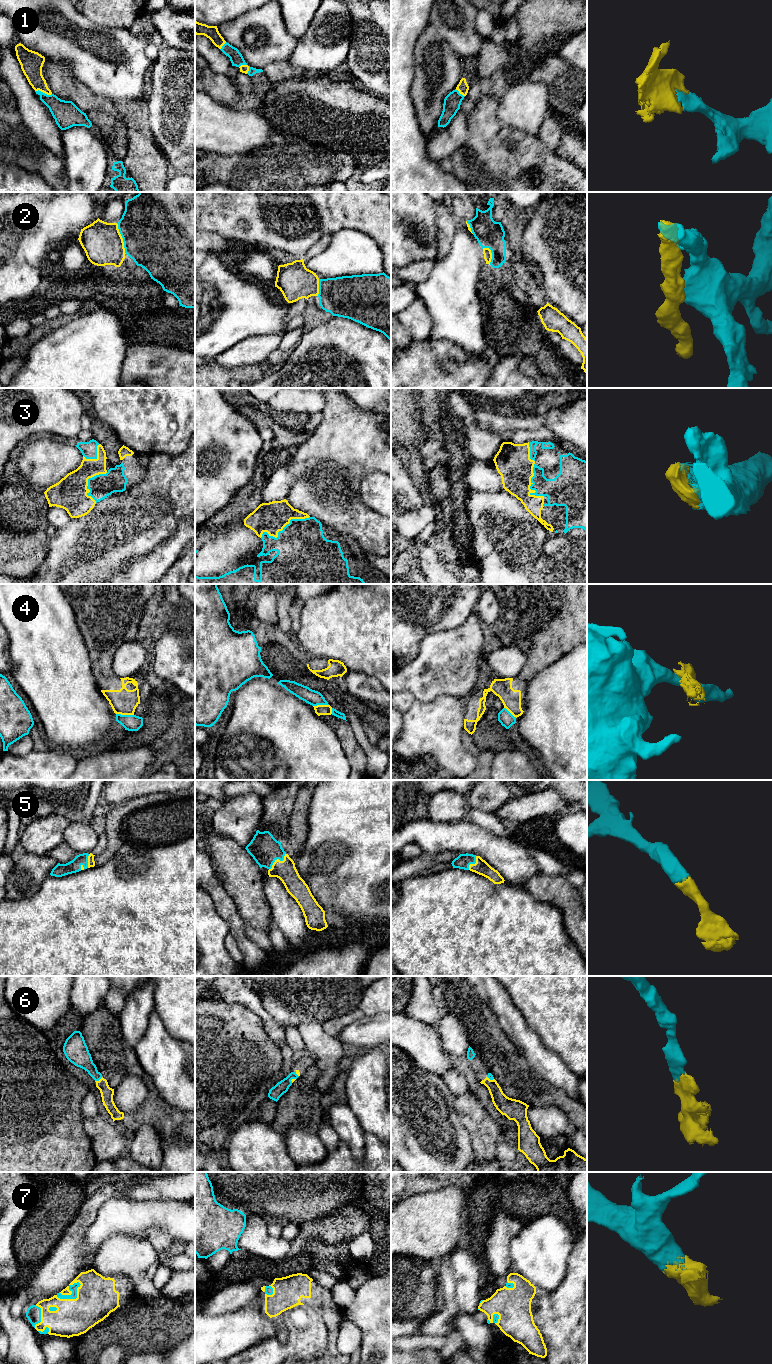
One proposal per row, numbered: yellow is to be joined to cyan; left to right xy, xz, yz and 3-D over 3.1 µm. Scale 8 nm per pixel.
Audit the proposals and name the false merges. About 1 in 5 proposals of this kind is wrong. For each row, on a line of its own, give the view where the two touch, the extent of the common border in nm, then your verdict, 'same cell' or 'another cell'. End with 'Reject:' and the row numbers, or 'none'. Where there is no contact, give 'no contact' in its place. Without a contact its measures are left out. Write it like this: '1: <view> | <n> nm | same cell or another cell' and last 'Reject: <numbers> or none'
1: xy | 140 nm | same cell
2: xy | 260 nm | another cell
3: xz | 440 nm | same cell
4: xy | 150 nm | another cell
5: xz | 190 nm | same cell
6: xy | 70 nm | same cell
7: xy | 220 nm | same cell
Reject: 2, 4

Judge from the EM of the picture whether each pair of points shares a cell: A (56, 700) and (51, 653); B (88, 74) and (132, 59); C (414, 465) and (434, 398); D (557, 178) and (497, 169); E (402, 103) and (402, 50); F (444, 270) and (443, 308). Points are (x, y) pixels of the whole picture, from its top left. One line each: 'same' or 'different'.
A: same
B: same
C: same
D: same
E: same
F: same

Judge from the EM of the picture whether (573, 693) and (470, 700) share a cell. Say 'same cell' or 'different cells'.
different cells

